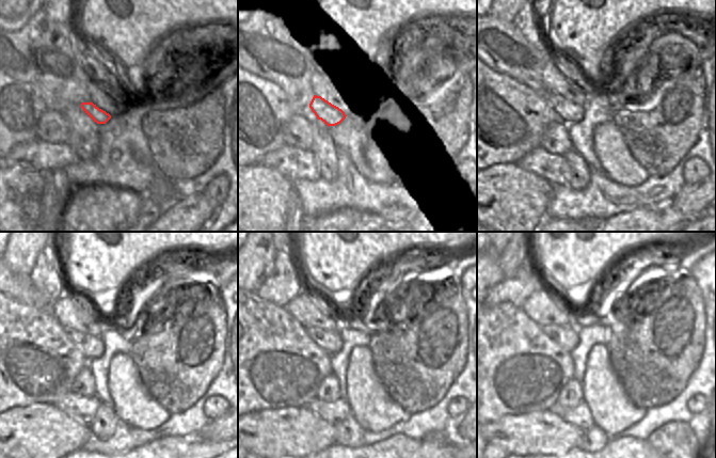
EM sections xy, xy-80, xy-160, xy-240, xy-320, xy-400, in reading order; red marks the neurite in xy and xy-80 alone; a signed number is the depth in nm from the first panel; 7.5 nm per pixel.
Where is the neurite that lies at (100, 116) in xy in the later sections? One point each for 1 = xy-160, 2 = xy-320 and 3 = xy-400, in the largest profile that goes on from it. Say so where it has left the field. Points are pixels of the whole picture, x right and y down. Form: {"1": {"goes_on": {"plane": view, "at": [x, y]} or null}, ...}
{"1": {"goes_on": {"plane": "xy-160", "at": [569, 111]}}, "2": {"goes_on": {"plane": "xy-320", "at": [330, 341]}}, "3": {"goes_on": {"plane": "xy-400", "at": [565, 336]}}}

